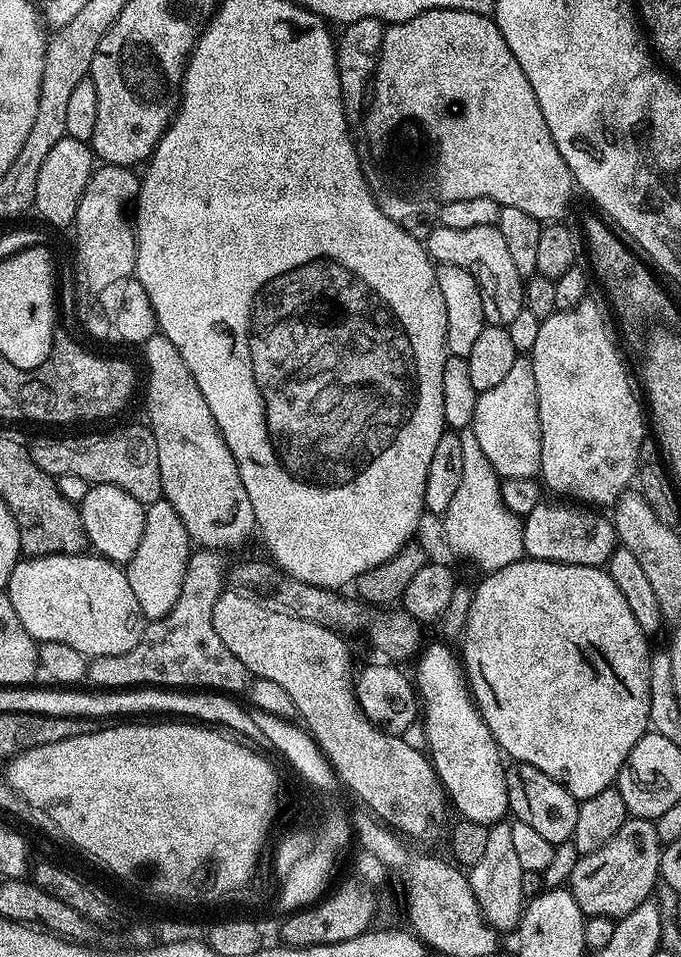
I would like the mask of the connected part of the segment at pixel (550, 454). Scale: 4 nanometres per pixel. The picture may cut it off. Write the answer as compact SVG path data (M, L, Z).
M594 296L584 297L578 305L572 308L557 309L551 315L545 317L539 326L536 341L530 353L530 359L534 366L534 380L537 383L538 410L540 424L540 478L543 485L554 492L562 495L559 497L596 508L602 506L613 507L615 503L625 495L625 492L632 480L635 479L639 469L641 444L647 439L648 424L643 403L640 402L632 388L626 366L620 356L620 352L606 326L610 322L610 310L603 299L596 299Z

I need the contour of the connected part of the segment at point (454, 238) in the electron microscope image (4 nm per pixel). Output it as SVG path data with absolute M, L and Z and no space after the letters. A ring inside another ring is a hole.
M438 226L428 235L426 247L436 264L462 266L462 270L470 270L470 274L474 274L474 282L478 282L482 290L482 302L489 325L510 325L525 309L525 277L520 276L514 267L506 242L496 226L474 226L471 230L450 230Z

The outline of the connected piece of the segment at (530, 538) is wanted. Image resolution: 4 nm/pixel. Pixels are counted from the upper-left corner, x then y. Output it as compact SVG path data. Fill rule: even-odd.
M541 502L530 510L524 521L524 556L529 560L545 560L559 564L581 564L591 568L607 563L618 546L616 530L607 515L572 502Z

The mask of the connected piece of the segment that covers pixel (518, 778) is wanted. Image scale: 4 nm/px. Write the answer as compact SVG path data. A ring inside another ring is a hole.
M512 762L504 769L506 778L506 794L508 795L508 811L515 819L526 822L535 832L542 834L546 842L558 845L571 841L574 825L578 822L580 801L576 800L550 774L542 774L538 766L530 766L519 762Z

